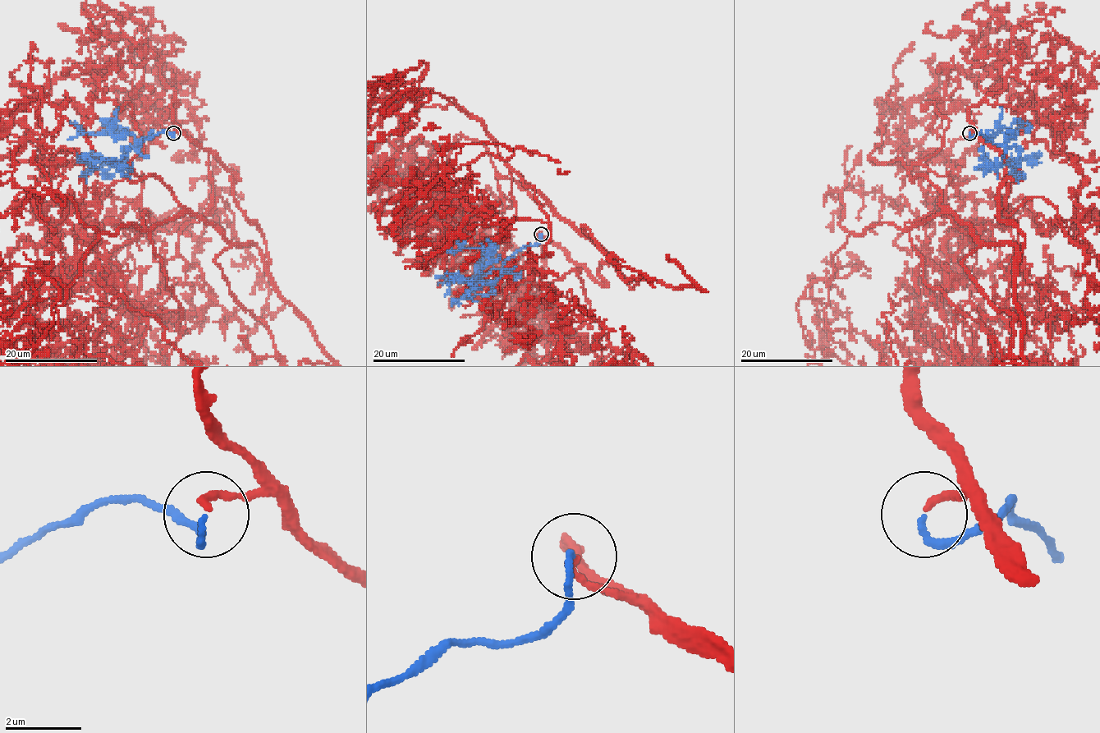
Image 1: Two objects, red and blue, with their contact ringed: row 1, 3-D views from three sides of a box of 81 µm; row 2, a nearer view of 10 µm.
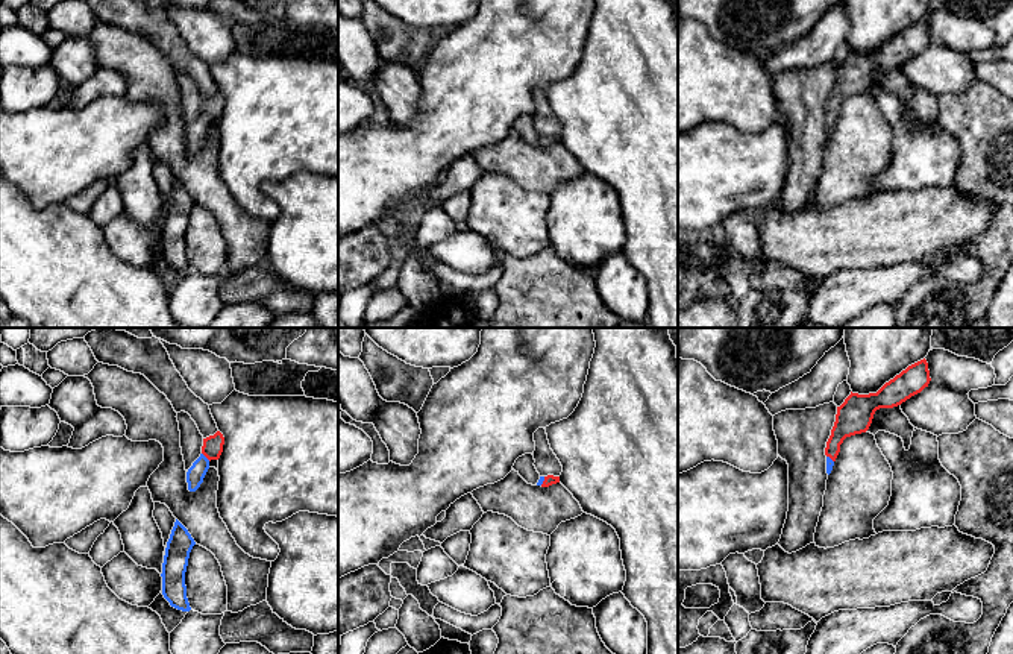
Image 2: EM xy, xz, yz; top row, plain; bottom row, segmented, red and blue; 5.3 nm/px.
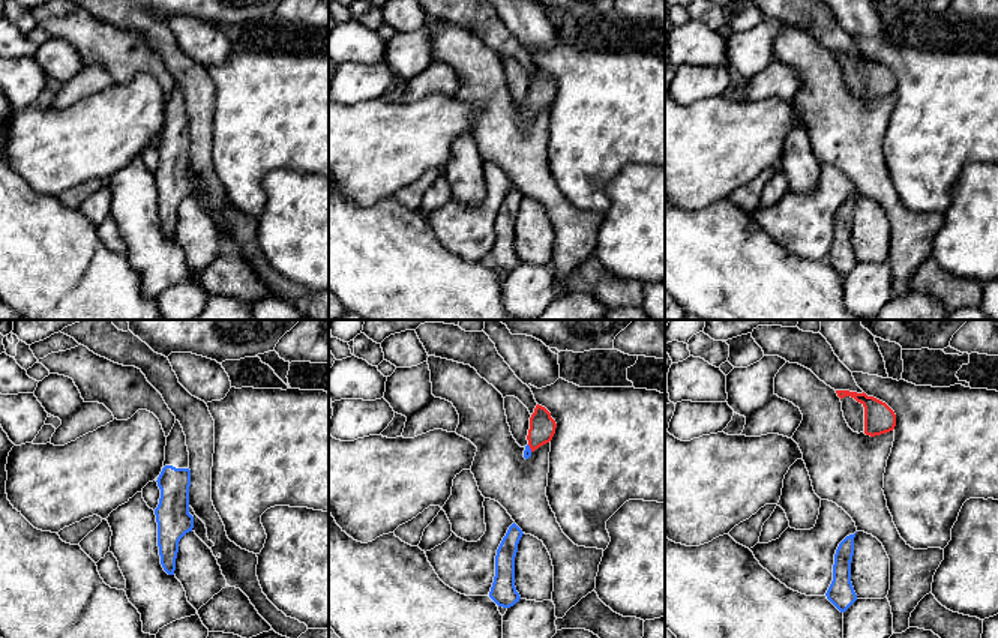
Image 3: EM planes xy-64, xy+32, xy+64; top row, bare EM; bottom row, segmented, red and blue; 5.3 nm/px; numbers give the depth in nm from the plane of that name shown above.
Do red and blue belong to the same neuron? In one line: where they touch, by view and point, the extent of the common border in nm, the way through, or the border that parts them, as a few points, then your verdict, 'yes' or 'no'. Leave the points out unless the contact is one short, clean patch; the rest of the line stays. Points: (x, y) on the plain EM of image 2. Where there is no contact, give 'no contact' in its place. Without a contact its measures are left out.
xy (206, 117) | 60 nm | across xy (213, 106), (206, 117), (194, 137) | yes

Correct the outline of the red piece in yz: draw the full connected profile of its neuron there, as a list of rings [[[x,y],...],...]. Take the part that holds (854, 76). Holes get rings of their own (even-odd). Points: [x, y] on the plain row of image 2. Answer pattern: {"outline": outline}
{"outline": [[[920,20],[893,39],[886,42],[877,53],[852,53],[837,67],[836,82],[826,102],[826,134],[830,135],[846,97],[866,93],[873,74],[880,68],[893,68],[928,47],[931,38],[927,20]]]}

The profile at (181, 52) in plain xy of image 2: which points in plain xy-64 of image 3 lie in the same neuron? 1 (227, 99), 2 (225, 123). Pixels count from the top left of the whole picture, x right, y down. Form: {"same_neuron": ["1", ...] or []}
{"same_neuron": []}

